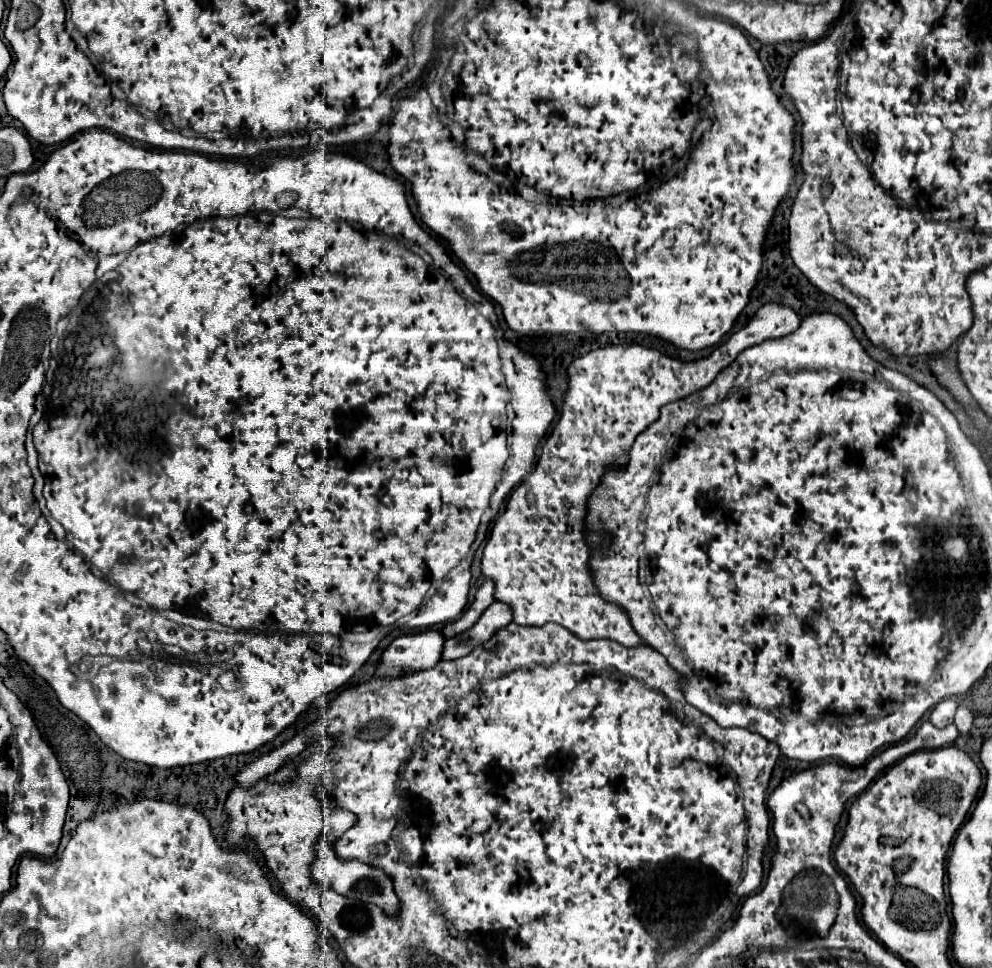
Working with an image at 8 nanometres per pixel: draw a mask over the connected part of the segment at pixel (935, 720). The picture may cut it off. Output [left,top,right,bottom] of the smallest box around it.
[929,700,957,728]

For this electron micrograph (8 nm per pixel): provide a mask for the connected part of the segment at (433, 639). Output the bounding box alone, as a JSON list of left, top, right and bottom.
[377,630,445,676]

